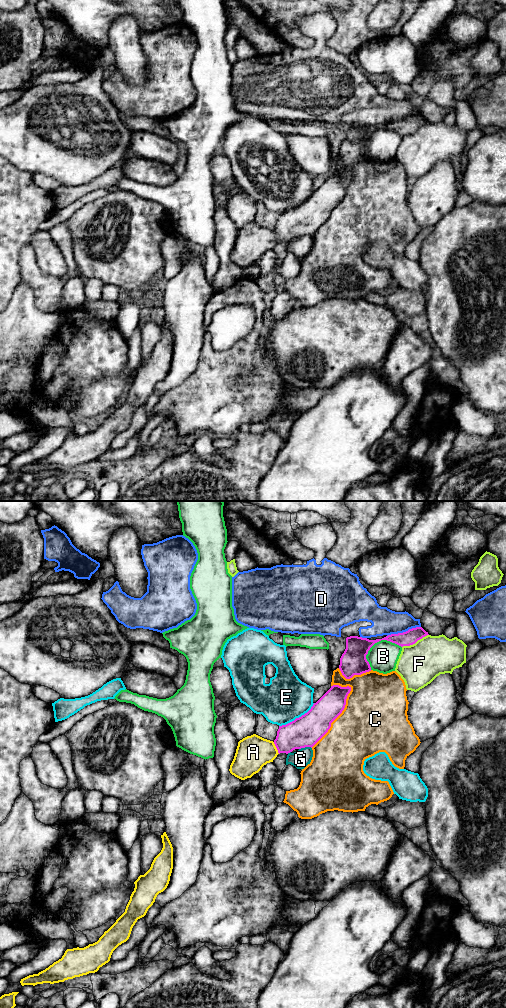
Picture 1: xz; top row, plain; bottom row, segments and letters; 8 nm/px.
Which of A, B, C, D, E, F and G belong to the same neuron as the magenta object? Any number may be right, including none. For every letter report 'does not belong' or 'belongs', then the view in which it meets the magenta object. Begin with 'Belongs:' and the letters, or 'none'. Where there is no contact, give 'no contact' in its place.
Belongs: A
A: belongs | xz
B: does not belong | xz
C: does not belong | xz
D: does not belong | xz
E: does not belong | xz
F: does not belong | xz
G: does not belong | xz

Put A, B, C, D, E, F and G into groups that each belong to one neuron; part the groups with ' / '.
A / B / C / D / E / F / G

